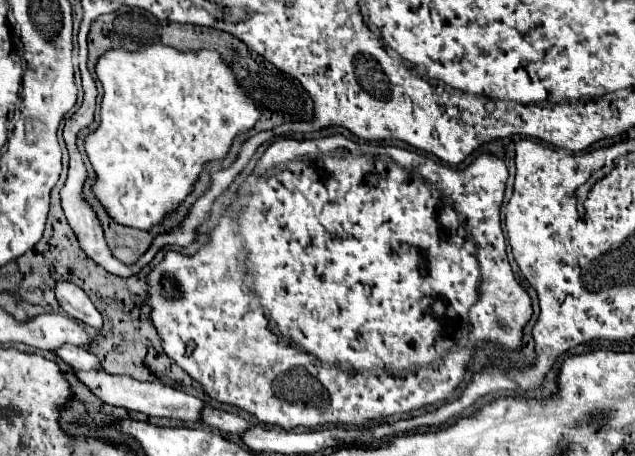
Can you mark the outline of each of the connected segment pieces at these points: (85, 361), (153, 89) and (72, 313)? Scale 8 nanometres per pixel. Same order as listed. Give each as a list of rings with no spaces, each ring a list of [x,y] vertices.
[[[63,345],[61,349],[55,351],[65,363],[69,363],[75,371],[89,371],[89,369],[95,369],[95,371],[101,371],[101,361],[87,349],[81,349],[81,347],[75,347],[75,345]]]
[[[151,43],[151,45],[141,45],[137,51],[127,51],[123,47],[111,47],[107,53],[103,53],[95,65],[95,73],[103,85],[103,99],[101,99],[101,121],[99,127],[95,131],[91,131],[85,139],[85,153],[95,169],[95,183],[93,183],[93,195],[99,201],[99,205],[105,209],[105,213],[111,217],[113,223],[121,225],[121,227],[133,227],[133,229],[141,229],[141,231],[149,231],[155,225],[163,223],[165,215],[171,215],[179,209],[179,205],[185,201],[185,197],[193,191],[191,181],[195,181],[195,173],[201,175],[203,167],[209,161],[223,161],[229,153],[229,147],[233,143],[233,139],[249,129],[255,127],[255,123],[259,121],[261,113],[257,109],[257,105],[253,103],[253,99],[247,95],[247,91],[241,87],[241,83],[237,81],[235,73],[231,71],[231,67],[221,59],[221,55],[217,51],[211,49],[197,49],[197,51],[179,51],[175,47],[169,45],[159,45],[159,43]]]
[[[57,281],[57,285],[55,285],[55,297],[57,297],[61,309],[69,317],[73,317],[79,323],[91,325],[91,327],[101,331],[101,327],[103,327],[101,313],[95,309],[95,305],[91,303],[91,299],[87,297],[87,293],[81,287],[77,287],[71,281]]]

